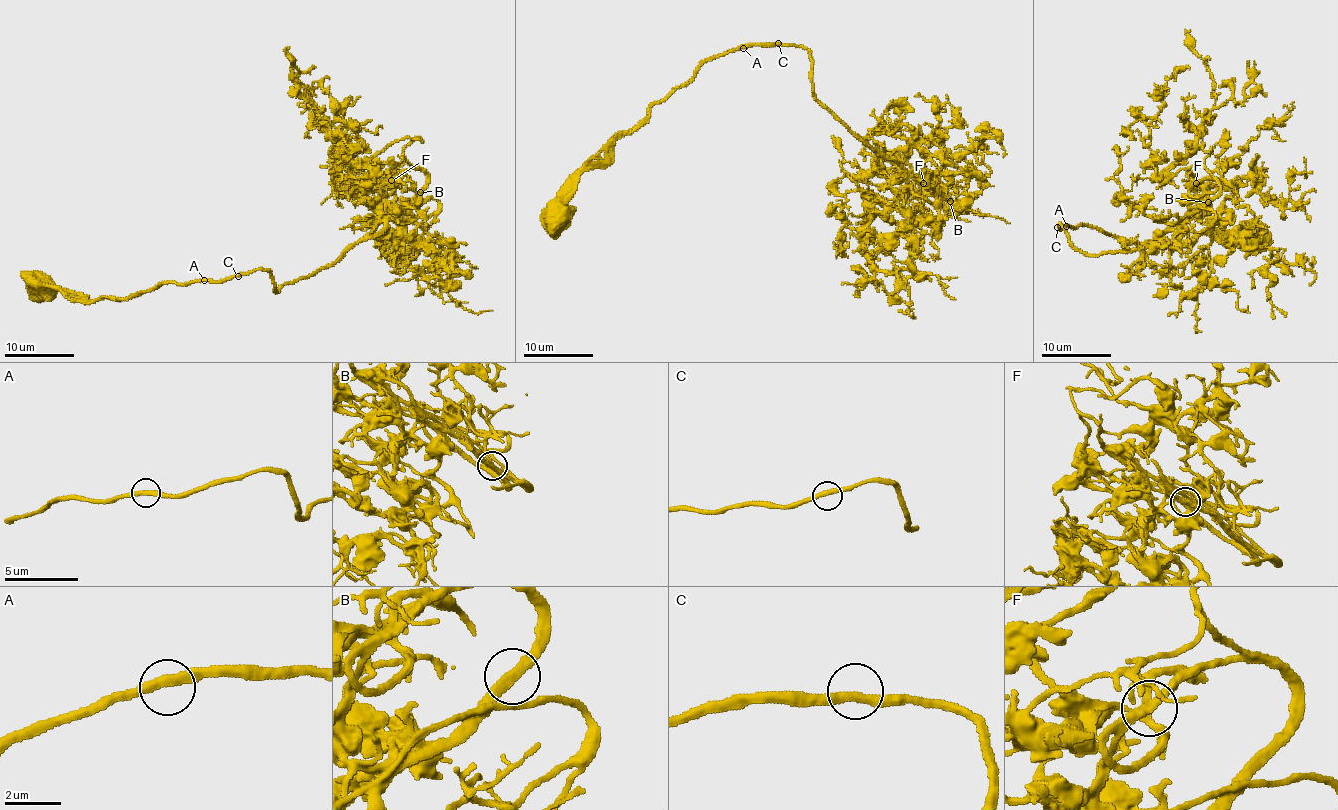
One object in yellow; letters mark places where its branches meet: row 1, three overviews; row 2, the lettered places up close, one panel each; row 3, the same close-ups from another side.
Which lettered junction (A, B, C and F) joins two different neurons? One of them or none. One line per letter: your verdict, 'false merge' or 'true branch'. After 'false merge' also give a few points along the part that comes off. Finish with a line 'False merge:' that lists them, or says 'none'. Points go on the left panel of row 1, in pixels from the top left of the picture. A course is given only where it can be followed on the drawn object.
A: true branch
B: true branch
C: true branch
F: true branch
False merge: none

